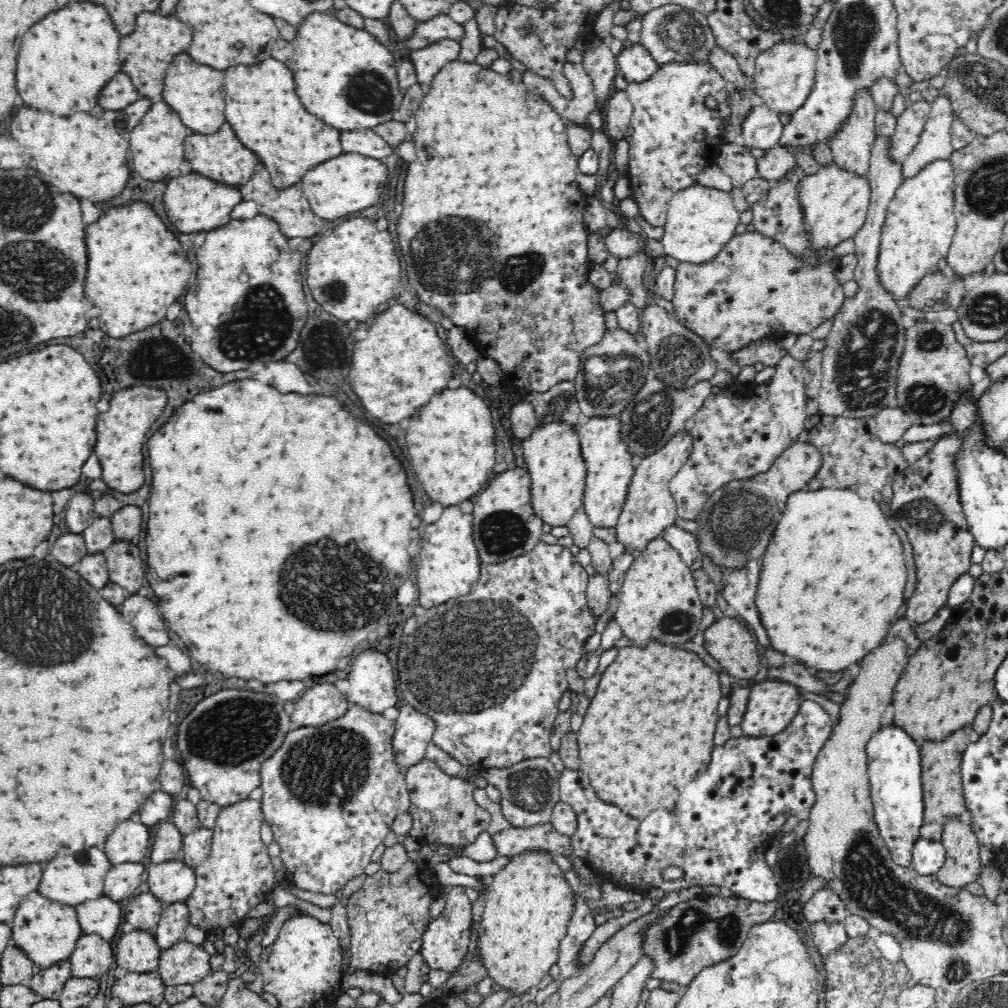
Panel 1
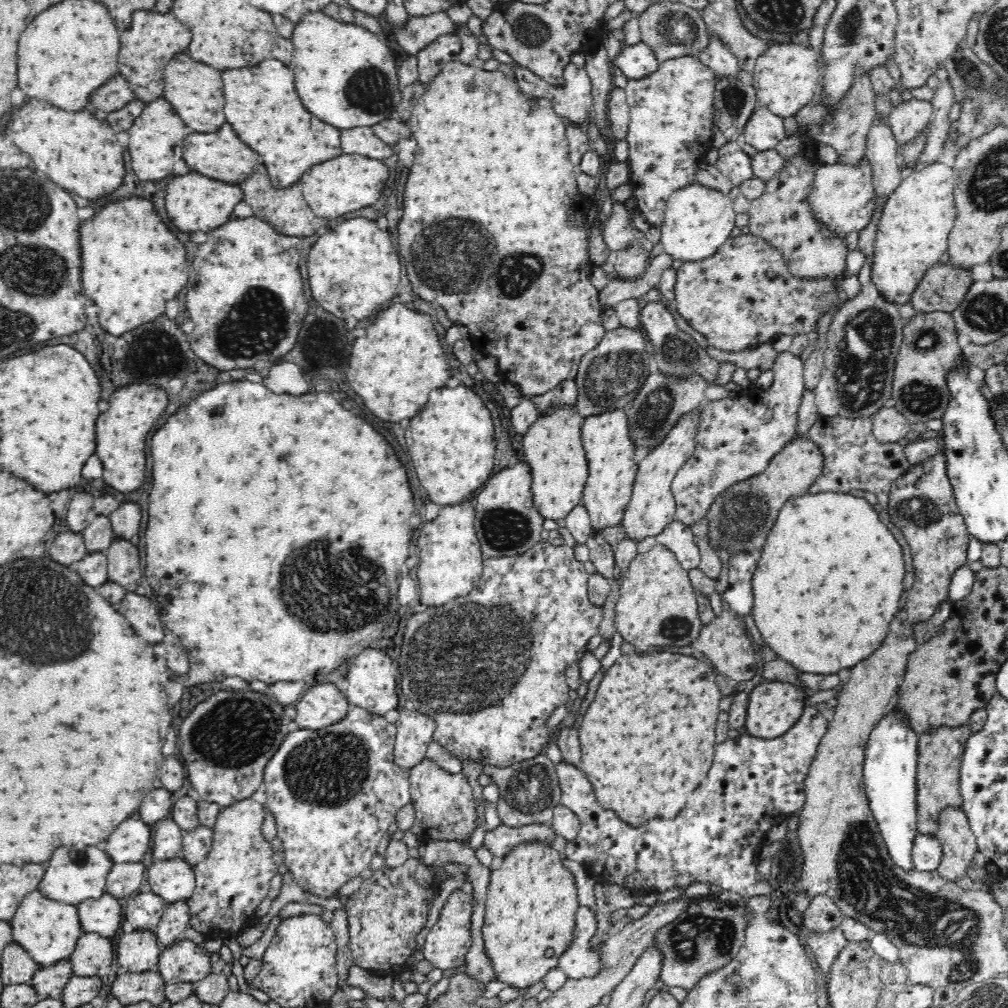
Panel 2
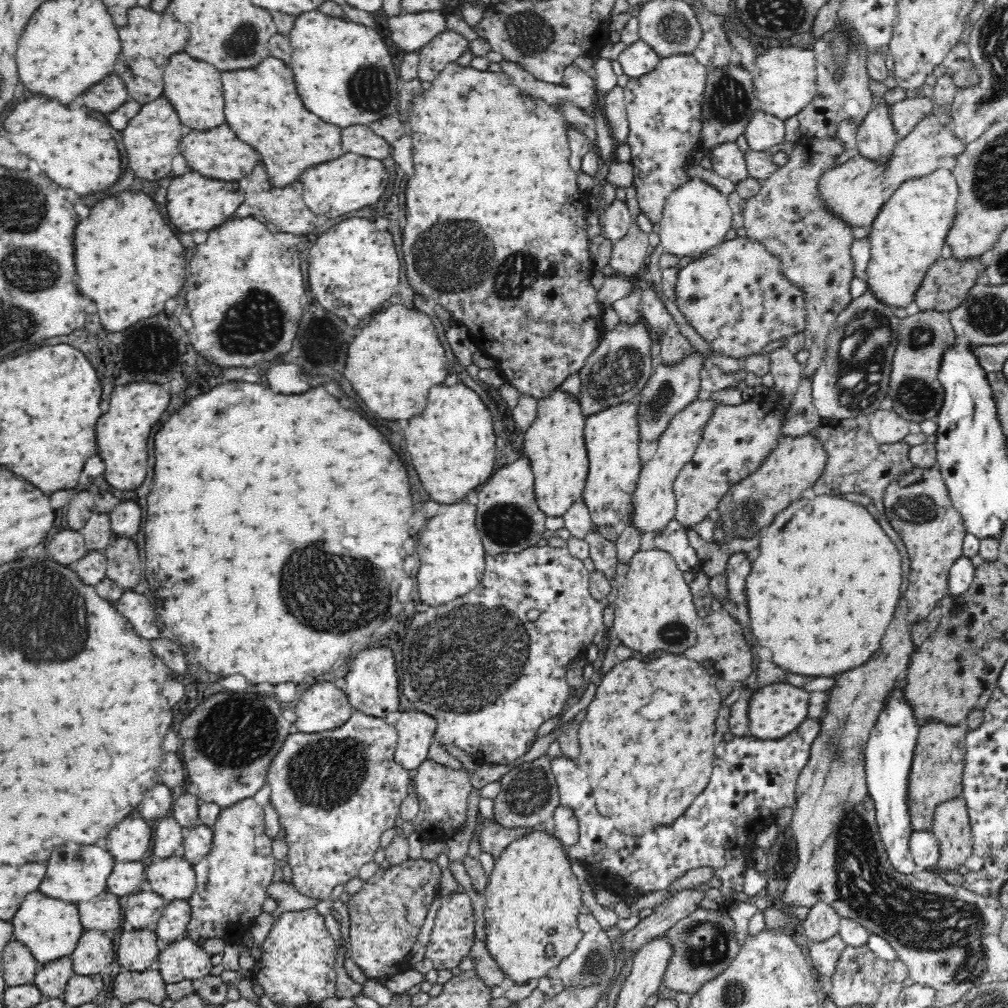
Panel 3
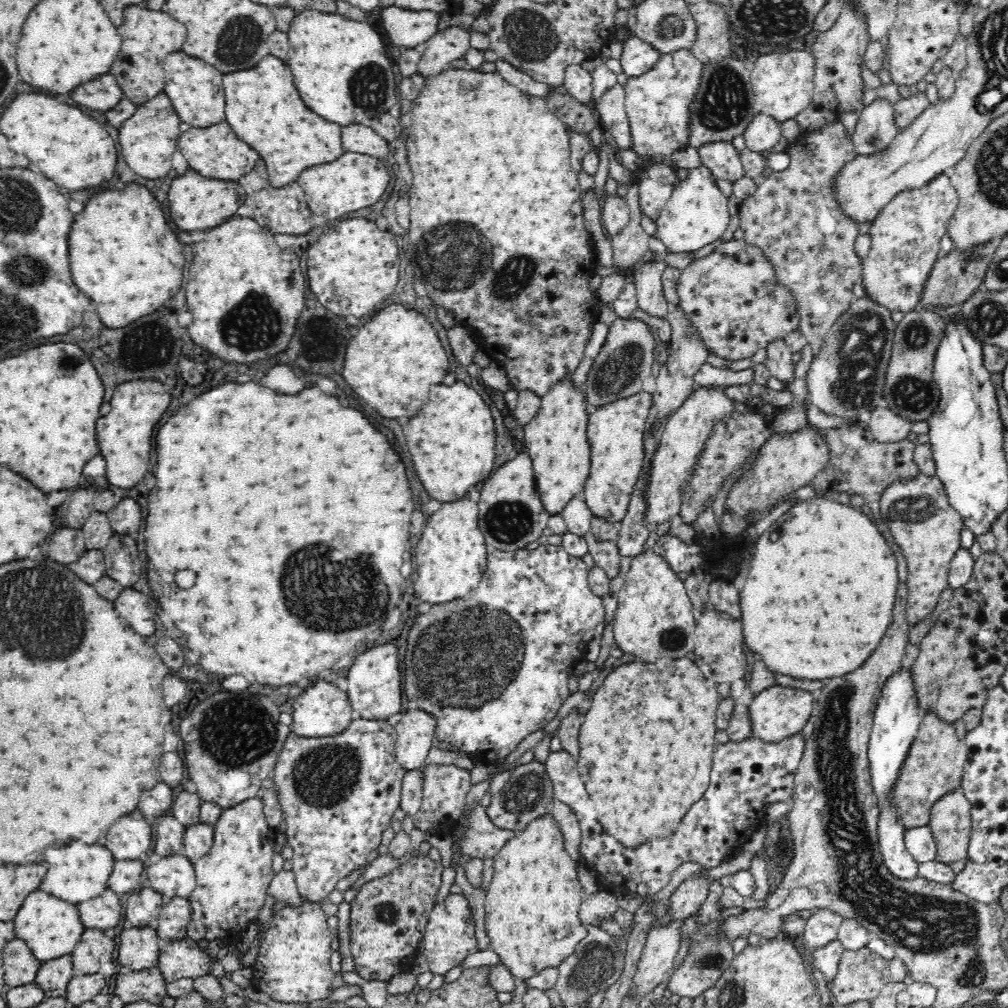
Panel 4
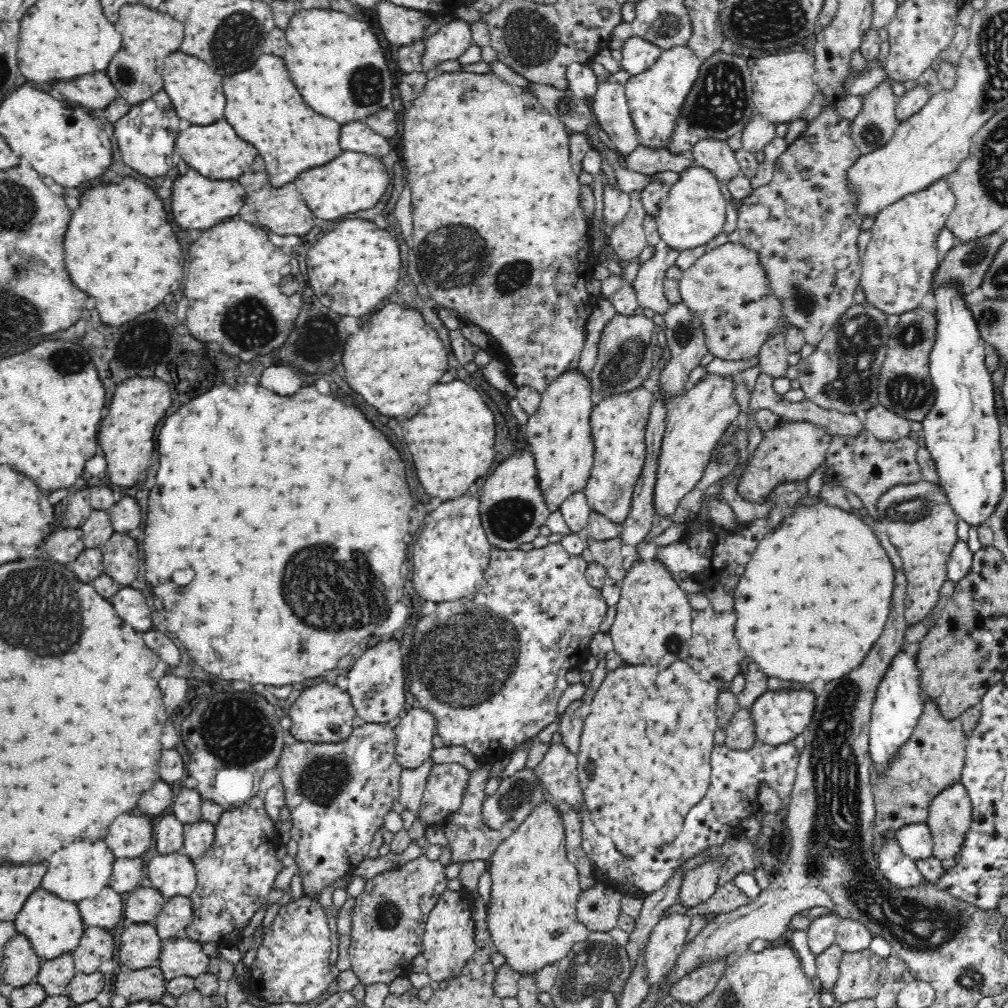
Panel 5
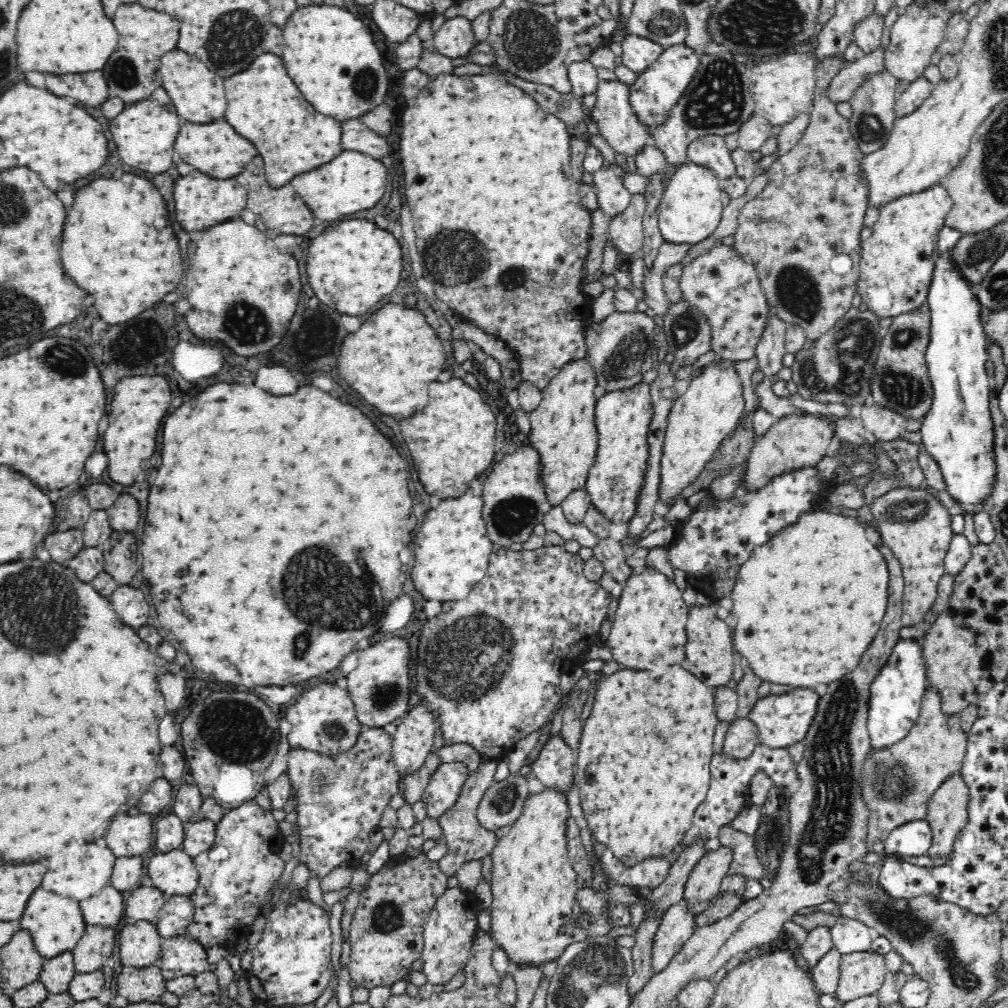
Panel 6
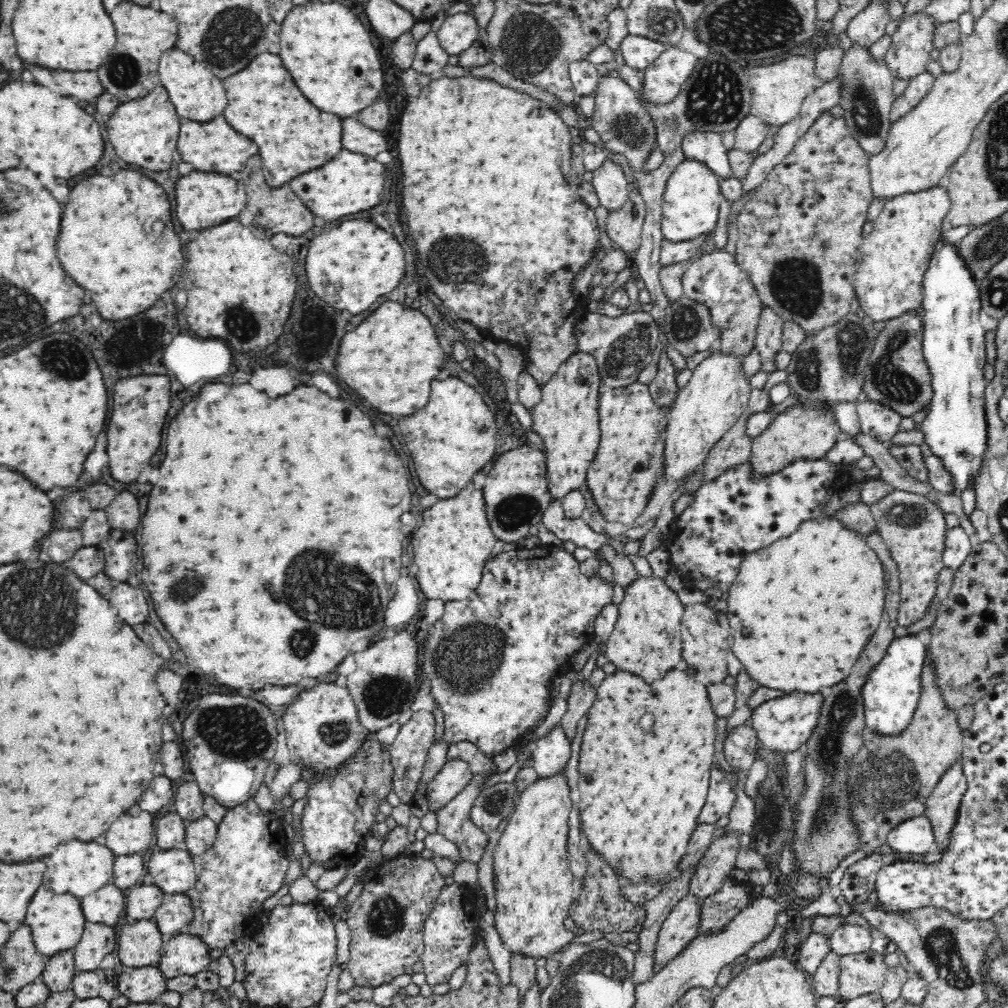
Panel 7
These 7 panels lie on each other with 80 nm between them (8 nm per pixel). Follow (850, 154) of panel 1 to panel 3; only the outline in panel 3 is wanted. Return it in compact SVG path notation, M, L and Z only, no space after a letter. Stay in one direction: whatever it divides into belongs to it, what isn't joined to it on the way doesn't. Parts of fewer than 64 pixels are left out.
M831 31L826 32L822 36L822 40L818 40L812 49L815 52L815 61L817 64L817 94L812 99L809 105L806 105L798 114L797 118L800 125L800 134L810 136L813 138L824 138L825 140L839 140L838 127L836 125L840 122L852 122L854 126L861 126L864 118L872 112L875 108L875 97L870 90L870 77L867 71L867 56L860 46L856 46L848 56L848 64L846 74L844 74L842 82L835 82L833 72L835 66L833 65L833 58L829 52L829 39L831 38Z

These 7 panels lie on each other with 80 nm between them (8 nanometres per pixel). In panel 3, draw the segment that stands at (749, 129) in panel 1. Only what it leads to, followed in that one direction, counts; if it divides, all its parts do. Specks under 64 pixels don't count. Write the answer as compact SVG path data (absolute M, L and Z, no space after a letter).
M762 109L754 111L743 134L754 151L768 151L784 142L784 121Z

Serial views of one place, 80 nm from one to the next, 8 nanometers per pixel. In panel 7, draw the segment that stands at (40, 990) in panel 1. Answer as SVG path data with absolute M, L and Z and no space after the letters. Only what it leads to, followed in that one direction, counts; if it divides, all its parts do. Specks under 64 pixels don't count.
M71 949L46 958L46 964L41 975L44 984L52 993L56 993L70 989L71 982L77 973Z

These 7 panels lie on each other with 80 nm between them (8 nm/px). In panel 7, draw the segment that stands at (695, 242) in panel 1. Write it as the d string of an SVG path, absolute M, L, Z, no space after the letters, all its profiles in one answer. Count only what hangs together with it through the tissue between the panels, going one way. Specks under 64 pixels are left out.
M686 160L669 177L663 194L661 231L666 241L695 241L712 234L720 218L722 191L718 176L703 163Z

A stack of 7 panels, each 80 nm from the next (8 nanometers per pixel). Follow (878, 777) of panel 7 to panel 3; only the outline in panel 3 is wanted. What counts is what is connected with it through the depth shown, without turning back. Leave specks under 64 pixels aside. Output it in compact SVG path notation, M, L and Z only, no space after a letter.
M966 721L956 726L940 722L921 725L914 754L914 763L908 785L910 793L912 827L916 832L932 831L936 808L944 802L961 796L961 775L965 760L965 742L969 733Z

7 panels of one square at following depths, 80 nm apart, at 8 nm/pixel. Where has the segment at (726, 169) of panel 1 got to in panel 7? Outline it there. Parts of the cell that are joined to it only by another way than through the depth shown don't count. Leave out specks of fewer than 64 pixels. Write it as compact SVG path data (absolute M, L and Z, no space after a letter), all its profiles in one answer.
M692 132L684 138L683 150L687 160L703 163L716 176L733 177L728 151L722 143L722 136L716 132Z

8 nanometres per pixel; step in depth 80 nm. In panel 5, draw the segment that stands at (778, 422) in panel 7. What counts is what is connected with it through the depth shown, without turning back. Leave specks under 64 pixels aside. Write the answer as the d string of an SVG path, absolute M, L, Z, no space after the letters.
M788 421L764 432L763 440L738 480L736 494L754 504L765 504L780 485L808 480L827 458L831 434L809 422Z

